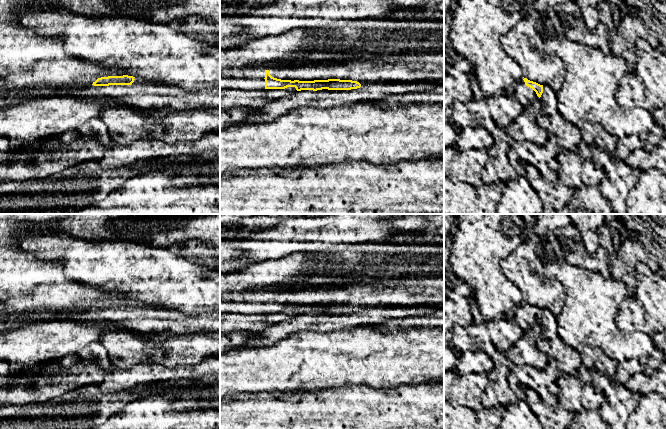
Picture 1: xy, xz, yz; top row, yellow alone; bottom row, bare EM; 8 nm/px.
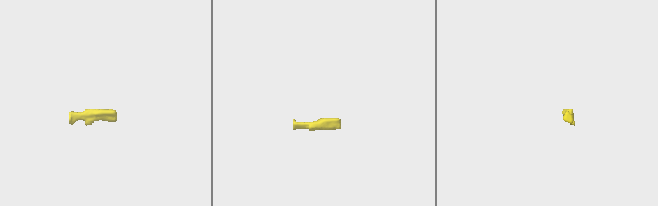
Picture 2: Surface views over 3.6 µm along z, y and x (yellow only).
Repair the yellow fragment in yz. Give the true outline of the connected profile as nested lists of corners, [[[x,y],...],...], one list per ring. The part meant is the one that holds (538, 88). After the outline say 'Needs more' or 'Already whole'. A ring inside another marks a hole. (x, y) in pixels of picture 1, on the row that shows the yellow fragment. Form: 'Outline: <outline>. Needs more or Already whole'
Outline: [[[522,78],[514,87],[514,96],[526,108],[530,103],[539,100],[543,93],[543,85]]]. Needs more

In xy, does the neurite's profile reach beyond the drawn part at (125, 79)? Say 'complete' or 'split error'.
split error

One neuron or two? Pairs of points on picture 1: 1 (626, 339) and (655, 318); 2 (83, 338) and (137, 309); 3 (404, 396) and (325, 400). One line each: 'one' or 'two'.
1: two
2: two
3: one

